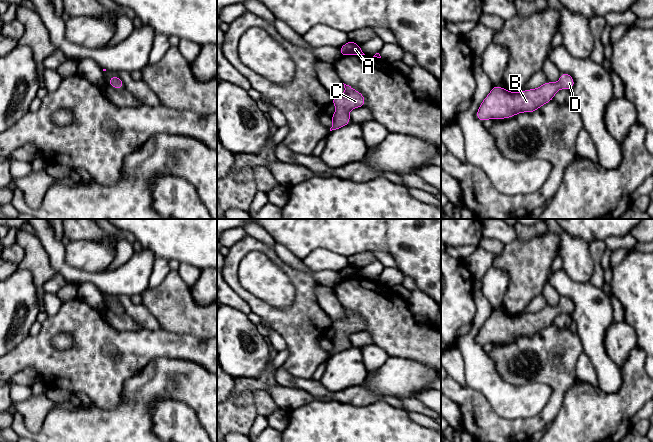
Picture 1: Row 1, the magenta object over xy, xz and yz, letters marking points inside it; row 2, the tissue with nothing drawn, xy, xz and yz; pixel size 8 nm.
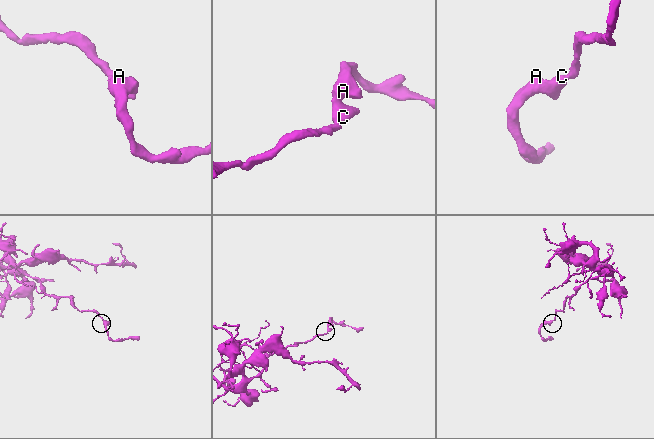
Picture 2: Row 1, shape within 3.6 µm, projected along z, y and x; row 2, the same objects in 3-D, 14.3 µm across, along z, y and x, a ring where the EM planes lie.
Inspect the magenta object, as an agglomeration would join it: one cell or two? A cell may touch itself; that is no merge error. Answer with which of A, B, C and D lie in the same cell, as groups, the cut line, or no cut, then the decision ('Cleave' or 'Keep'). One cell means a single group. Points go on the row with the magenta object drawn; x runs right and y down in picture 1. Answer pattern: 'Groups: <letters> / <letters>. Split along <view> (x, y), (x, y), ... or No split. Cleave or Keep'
Groups: A B C D. No split. Keep

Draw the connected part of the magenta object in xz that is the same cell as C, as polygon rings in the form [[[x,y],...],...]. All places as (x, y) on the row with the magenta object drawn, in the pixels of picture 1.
[[[344,84],[344,88],[345,92],[342,95],[334,96],[331,99],[336,111],[331,115],[332,127],[330,131],[345,127],[351,123],[348,112],[352,109],[363,107],[366,103],[366,99],[361,92],[346,84]]]

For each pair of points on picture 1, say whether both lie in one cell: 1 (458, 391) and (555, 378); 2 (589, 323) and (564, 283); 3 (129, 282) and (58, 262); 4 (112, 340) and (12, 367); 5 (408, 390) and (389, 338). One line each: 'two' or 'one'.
1: one
2: one
3: one
4: one
5: two

